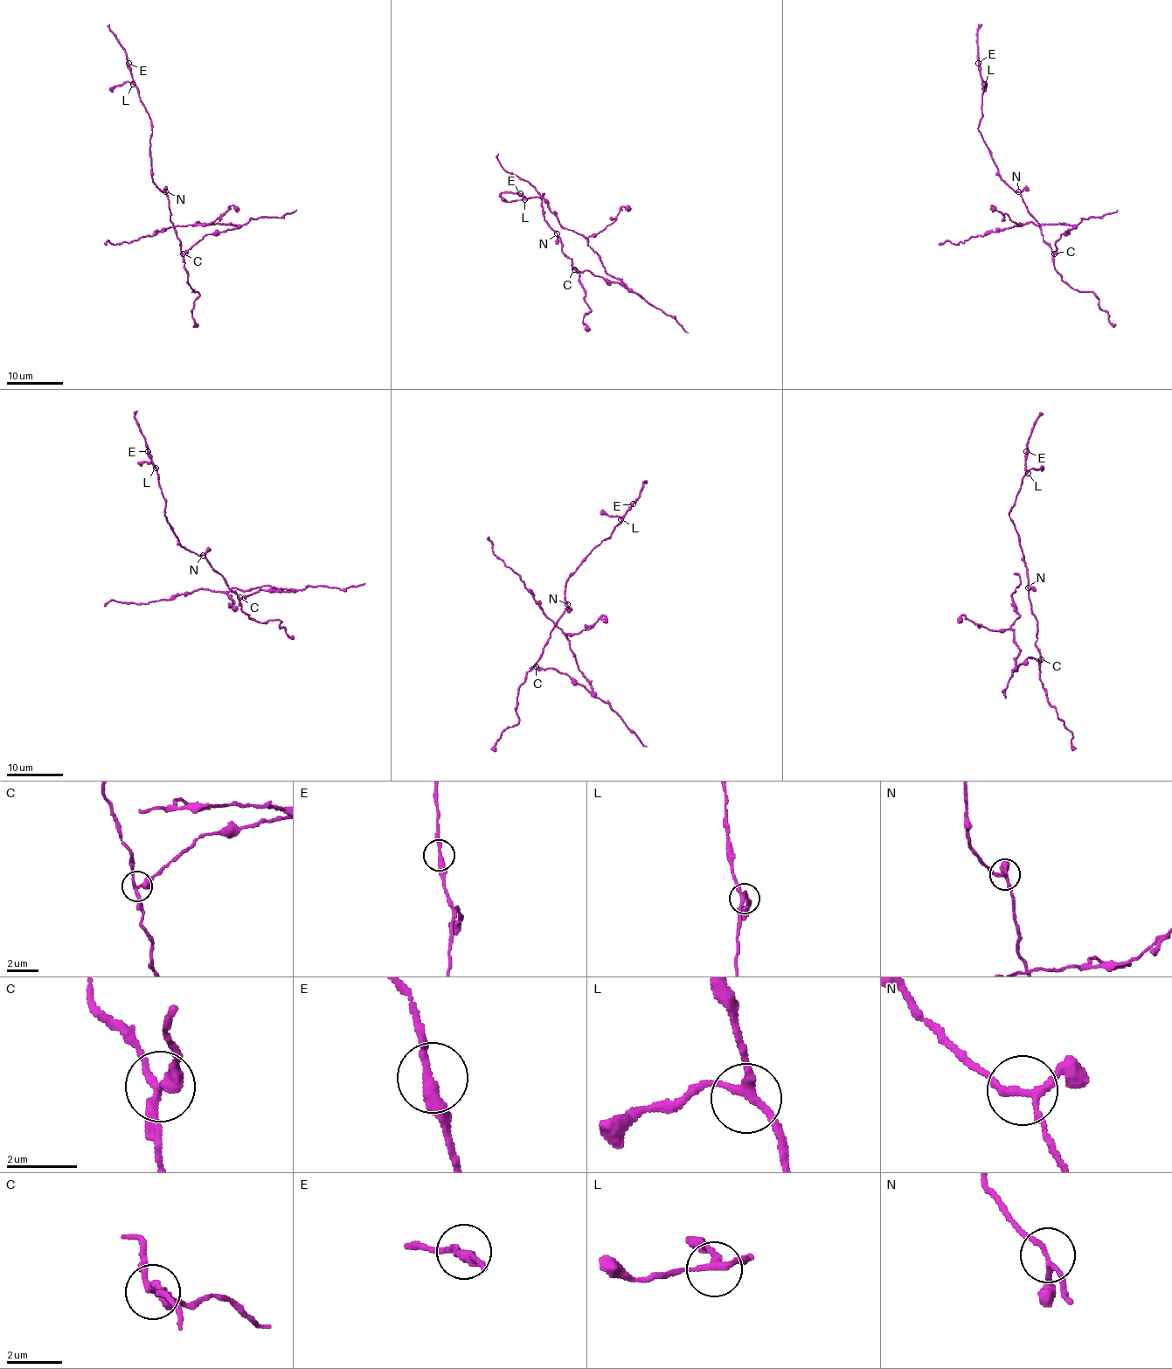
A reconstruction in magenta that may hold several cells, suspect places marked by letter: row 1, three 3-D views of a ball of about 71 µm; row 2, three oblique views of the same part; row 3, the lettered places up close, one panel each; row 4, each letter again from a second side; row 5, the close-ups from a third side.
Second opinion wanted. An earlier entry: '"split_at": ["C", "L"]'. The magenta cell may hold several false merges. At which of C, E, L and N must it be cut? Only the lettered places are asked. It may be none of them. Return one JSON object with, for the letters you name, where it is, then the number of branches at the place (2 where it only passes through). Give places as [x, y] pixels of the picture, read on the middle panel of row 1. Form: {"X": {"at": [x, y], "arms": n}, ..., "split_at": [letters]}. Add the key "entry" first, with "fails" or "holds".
{"entry": "fails", "C": {"at": [574, 269], "arms": 3}, "split_at": ["C"]}

